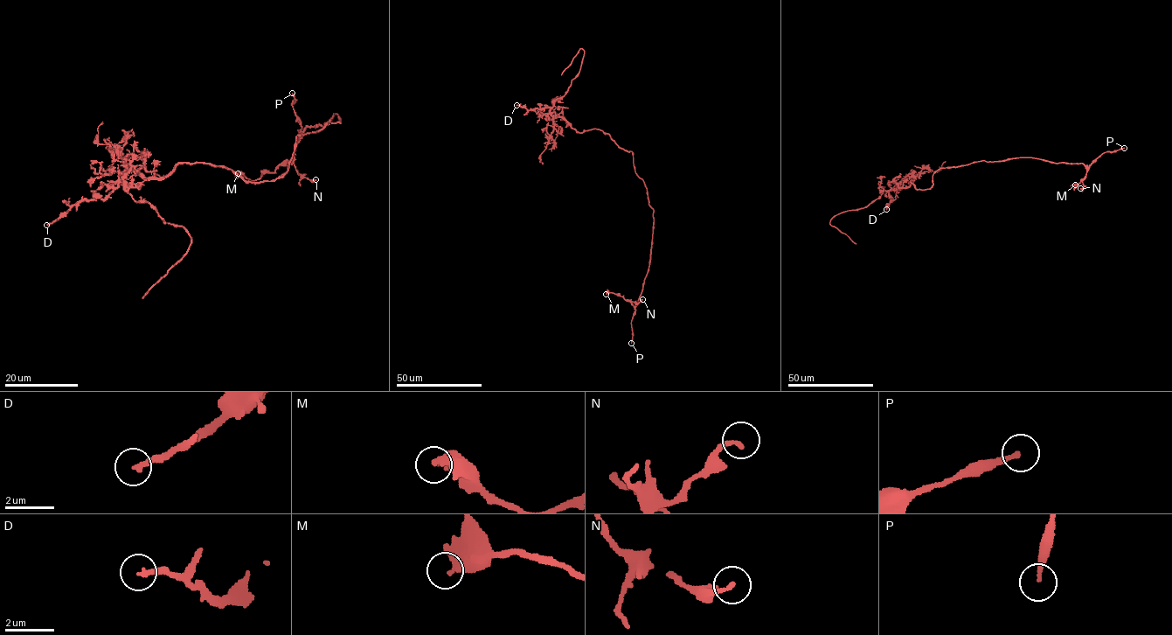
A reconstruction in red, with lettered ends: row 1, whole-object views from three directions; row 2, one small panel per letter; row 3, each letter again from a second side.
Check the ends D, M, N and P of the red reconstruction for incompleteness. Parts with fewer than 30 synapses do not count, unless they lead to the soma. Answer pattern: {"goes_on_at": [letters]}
{"goes_on_at": []}

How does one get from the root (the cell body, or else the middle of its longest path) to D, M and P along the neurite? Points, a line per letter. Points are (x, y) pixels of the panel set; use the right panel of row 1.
D: (932, 186), (917, 189), (910, 182), (914, 180), (905, 187), (898, 184), (889, 191), (891, 202), (886, 209)
M: (932, 186), (932, 175), (940, 168), (1019, 157), (1082, 163), (1085, 177), (1074, 188), (1075, 184)
P: (932, 186), (932, 175), (940, 168), (1019, 157), (1056, 163), (1083, 163), (1088, 167), (1103, 153), (1124, 148)

